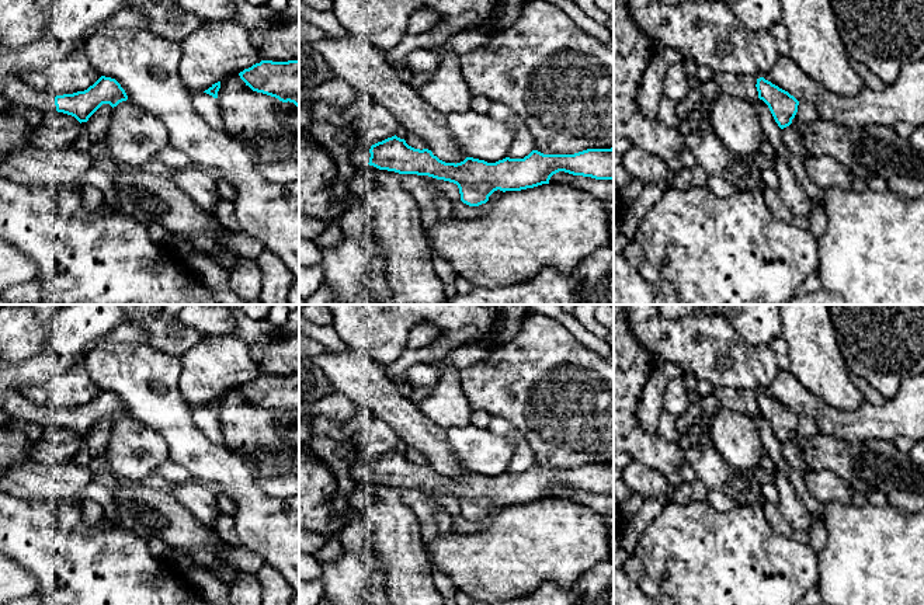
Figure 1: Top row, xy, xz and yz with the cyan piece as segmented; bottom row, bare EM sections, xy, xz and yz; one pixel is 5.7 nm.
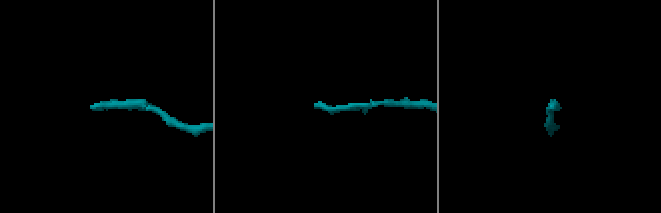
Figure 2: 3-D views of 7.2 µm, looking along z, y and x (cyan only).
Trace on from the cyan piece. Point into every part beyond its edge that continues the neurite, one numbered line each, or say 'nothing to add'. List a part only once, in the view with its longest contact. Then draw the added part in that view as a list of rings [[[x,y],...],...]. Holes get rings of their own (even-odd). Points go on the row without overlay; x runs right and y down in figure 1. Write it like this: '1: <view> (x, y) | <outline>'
1: xz (361, 469) | [[[351,439],[348,442],[351,442],[352,446],[357,449],[357,455],[354,458],[354,463],[351,469],[352,479],[355,481],[368,479],[371,472],[371,467],[369,467],[371,462],[358,451],[358,446],[355,445],[355,442],[352,442]]]

